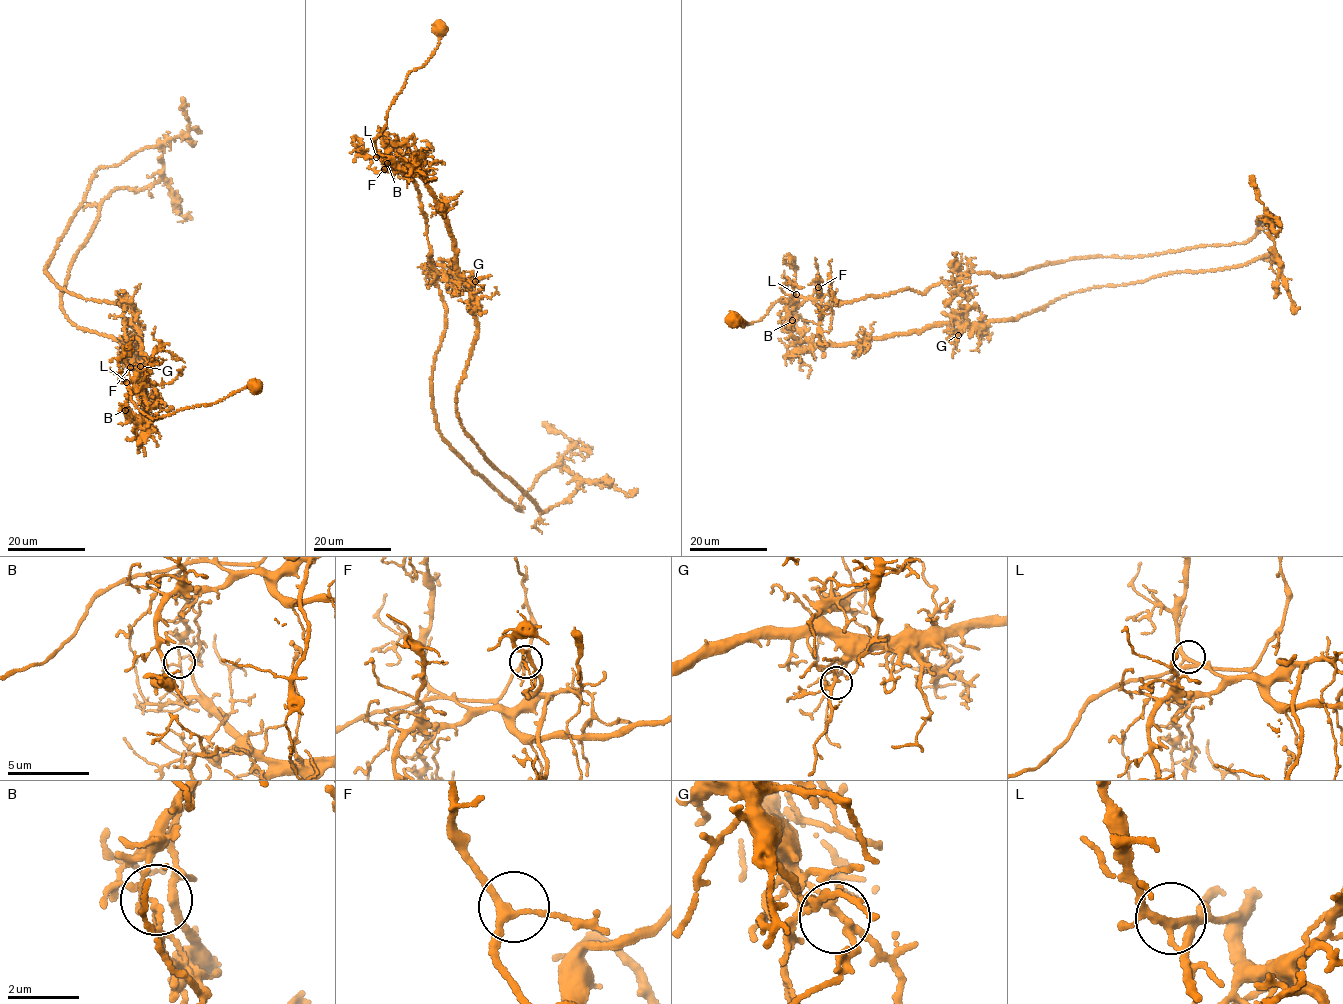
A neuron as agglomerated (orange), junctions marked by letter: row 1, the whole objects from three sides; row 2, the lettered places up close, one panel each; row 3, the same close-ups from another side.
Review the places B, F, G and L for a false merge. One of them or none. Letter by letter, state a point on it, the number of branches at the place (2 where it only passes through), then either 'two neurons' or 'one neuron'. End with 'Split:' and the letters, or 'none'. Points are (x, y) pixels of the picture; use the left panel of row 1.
B: place (125, 410); branches 3; two neurons
F: place (130, 367); branches 3; one neuron
G: place (140, 366); branches 3; one neuron
L: place (126, 382); branches 4; one neuron
Split: B

